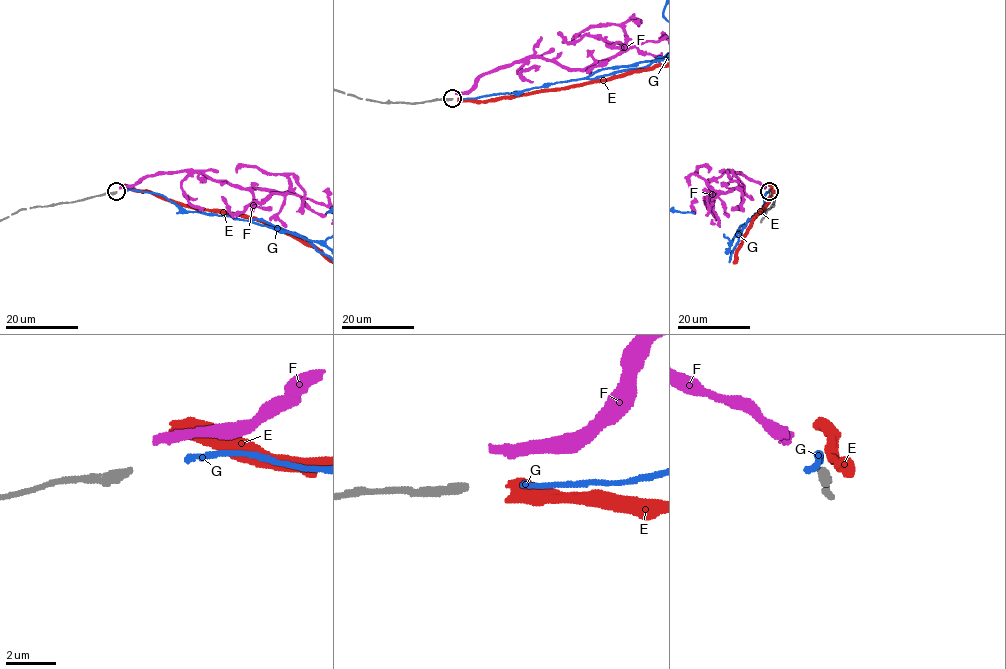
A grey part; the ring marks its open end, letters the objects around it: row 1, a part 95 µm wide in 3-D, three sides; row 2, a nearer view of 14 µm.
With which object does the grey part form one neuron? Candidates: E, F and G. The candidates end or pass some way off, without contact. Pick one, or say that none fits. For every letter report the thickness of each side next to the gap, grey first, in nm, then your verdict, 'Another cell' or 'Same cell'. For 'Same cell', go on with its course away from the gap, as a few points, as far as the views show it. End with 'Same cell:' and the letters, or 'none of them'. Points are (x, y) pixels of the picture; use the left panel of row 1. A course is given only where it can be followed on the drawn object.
E: Thickness 400 nm (grey) against 500 nm. Another cell
F: Thickness 400 nm (grey) against 360 nm. Another cell
G: Thickness 400 nm (grey) against 200 nm. Same cell
Same cell: G

